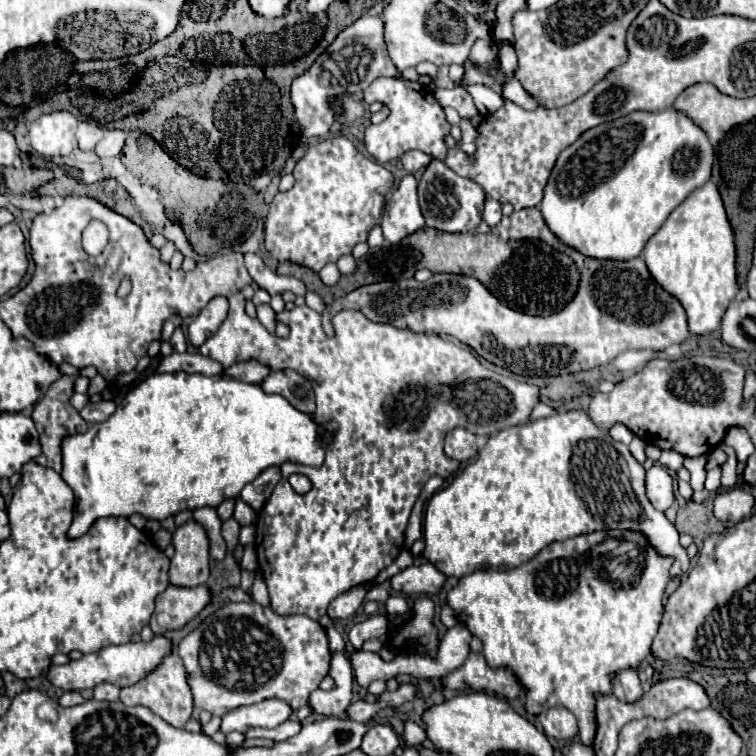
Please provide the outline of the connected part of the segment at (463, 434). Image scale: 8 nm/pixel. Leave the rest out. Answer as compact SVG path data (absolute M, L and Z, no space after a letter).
M454 428L446 434L446 444L444 452L448 458L454 458L458 462L466 462L476 456L476 436L468 432L466 428Z

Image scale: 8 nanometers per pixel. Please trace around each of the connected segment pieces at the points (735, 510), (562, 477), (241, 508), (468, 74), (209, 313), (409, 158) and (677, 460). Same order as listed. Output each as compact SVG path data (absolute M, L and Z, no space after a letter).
M730 488L714 498L714 516L718 520L740 522L750 516L754 506L754 496L742 488Z
M582 410L562 412L548 418L538 418L520 426L510 426L490 436L480 448L478 458L458 472L452 484L436 492L427 503L423 523L425 542L422 556L442 574L462 578L478 568L516 568L534 558L544 546L554 540L568 540L578 534L596 530L628 528L642 532L648 542L664 556L672 556L672 576L688 572L690 558L678 542L674 524L658 512L644 494L644 468L634 460L628 446L614 448L608 432L596 428L590 416Z
M238 498L236 508L234 508L234 518L244 526L244 524L250 524L256 520L256 512L242 498Z
M470 60L464 64L464 80L462 80L462 84L484 84L484 86L488 86L488 88L492 88L492 90L496 90L496 92L502 92L502 86L486 72L486 70L482 70L482 68L476 68Z
M226 298L210 300L206 304L206 308L202 308L202 312L192 320L192 324L188 328L188 338L190 338L192 346L200 348L210 336L214 336L214 332L224 322L226 314L228 314L228 300Z
M412 150L412 152L406 152L402 156L402 166L406 168L406 172L416 172L416 170L424 170L426 164L430 164L432 156L426 154L426 152L420 152L420 150Z
M664 450L658 462L660 462L662 466L666 466L666 468L670 468L670 470L676 472L676 470L682 468L682 460L684 460L682 454L678 454L678 452L674 452L674 450Z

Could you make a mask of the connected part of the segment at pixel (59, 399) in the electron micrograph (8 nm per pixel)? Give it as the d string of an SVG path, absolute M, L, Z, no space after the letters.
M62 376L60 380L56 380L46 396L36 404L32 418L36 422L36 428L40 432L40 444L42 444L42 456L36 458L38 464L42 466L52 466L56 472L62 470L62 440L66 436L74 436L78 432L86 432L88 424L86 420L82 420L82 416L70 406L70 396L74 392L74 376Z

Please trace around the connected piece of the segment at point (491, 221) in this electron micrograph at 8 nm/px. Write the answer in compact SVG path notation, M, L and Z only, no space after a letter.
M488 198L486 204L484 204L484 214L482 216L484 216L486 224L490 228L494 228L500 222L500 218L502 218L502 204L496 202L496 200L492 200L492 198Z

